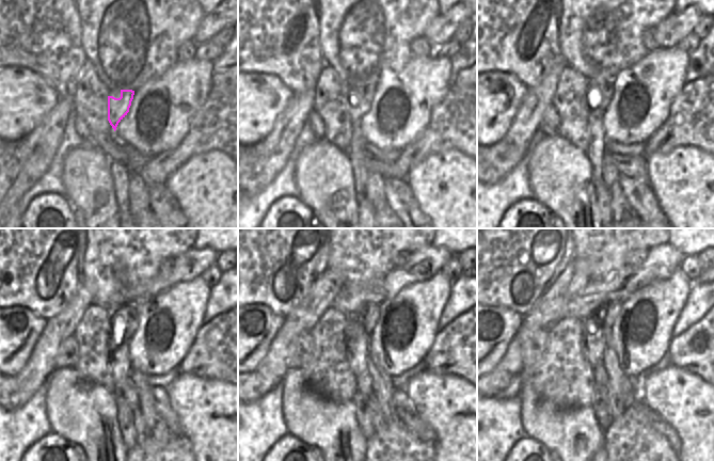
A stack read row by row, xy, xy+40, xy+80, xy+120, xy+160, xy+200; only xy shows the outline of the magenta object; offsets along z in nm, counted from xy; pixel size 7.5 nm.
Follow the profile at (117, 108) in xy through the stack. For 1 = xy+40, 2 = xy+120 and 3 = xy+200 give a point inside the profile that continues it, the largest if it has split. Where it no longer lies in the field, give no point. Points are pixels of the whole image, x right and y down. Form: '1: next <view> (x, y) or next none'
1: next xy+40 (358, 107)
2: next xy+120 (130, 314)
3: next xy+200 (607, 313)

